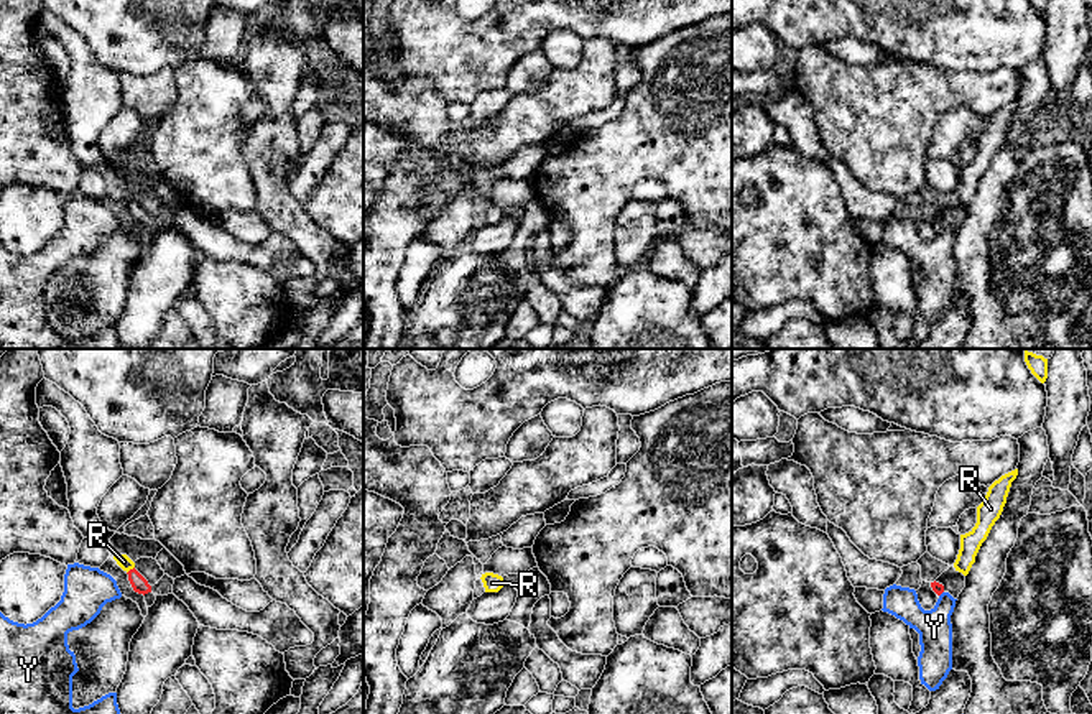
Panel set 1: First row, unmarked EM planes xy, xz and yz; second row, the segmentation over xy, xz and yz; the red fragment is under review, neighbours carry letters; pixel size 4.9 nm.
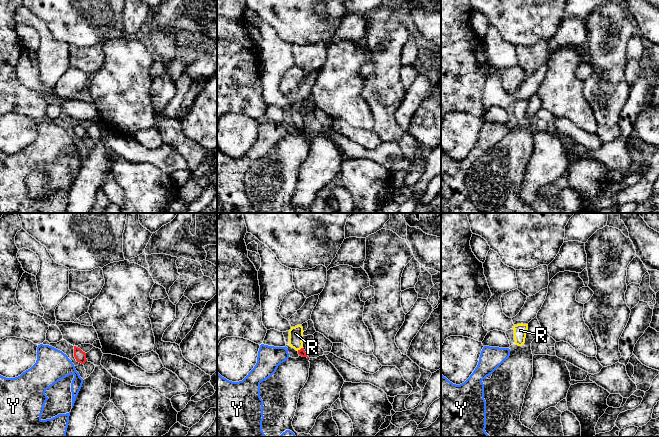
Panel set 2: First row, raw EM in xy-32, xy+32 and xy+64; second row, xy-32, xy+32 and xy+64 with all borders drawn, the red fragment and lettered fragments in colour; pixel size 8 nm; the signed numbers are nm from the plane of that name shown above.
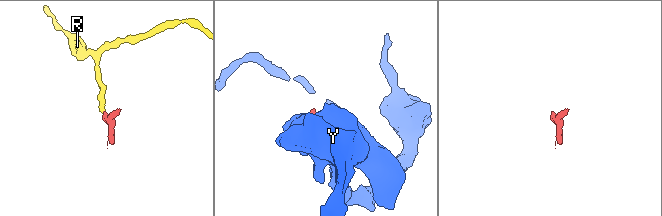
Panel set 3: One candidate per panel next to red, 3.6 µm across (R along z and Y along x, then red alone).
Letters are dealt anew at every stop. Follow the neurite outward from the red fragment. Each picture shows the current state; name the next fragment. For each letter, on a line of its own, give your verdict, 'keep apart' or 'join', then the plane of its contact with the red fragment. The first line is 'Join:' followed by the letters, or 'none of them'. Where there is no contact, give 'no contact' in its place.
Join: R
R: join; contact in xy
Y: keep apart; contact in yz

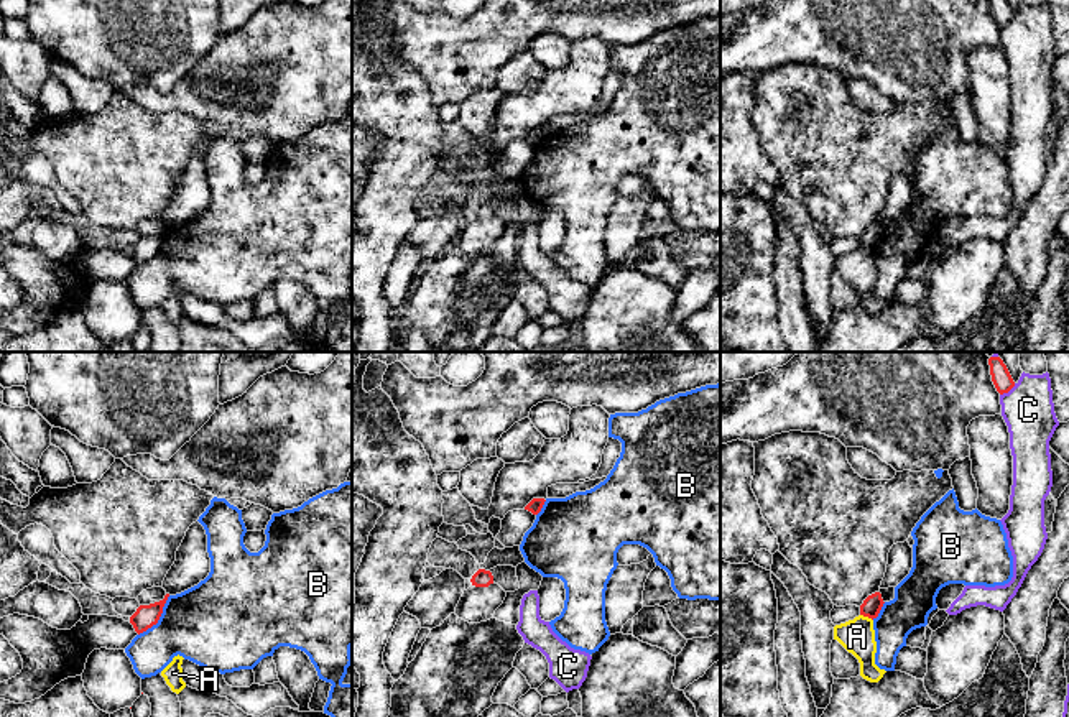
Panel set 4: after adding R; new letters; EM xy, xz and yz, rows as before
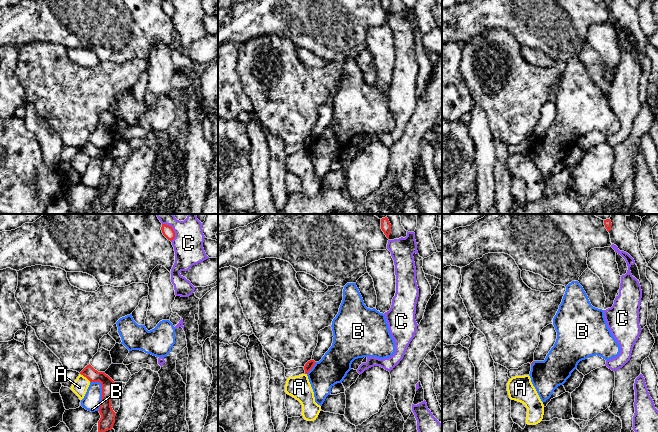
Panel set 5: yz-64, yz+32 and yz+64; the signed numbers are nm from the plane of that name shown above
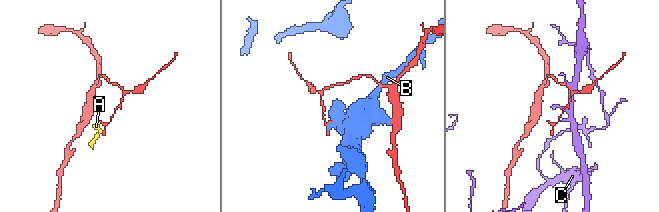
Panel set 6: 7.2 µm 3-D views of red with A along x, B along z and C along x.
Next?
Join: none of them
A: keep apart; contact in yz
B: keep apart; contact in xy
C: keep apart; contact in yz

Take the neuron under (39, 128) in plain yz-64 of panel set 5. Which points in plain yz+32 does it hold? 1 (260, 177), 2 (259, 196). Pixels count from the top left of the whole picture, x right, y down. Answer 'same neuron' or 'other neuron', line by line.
1: other neuron
2: other neuron

